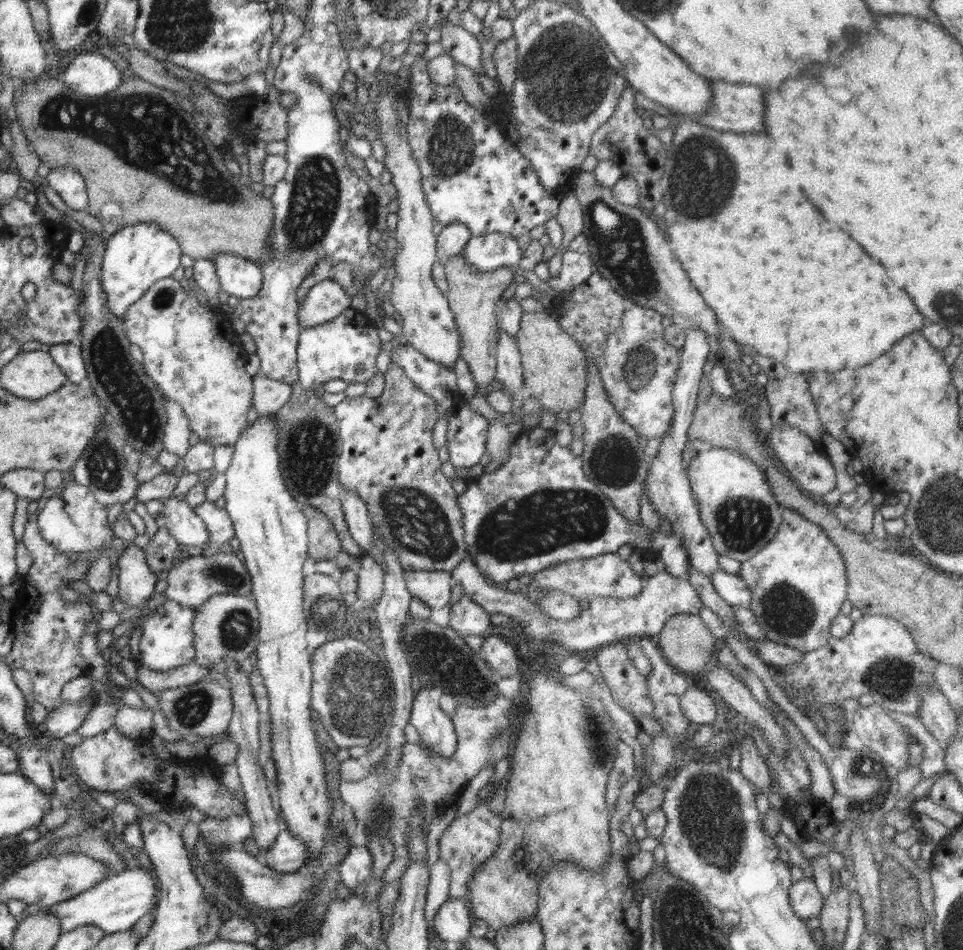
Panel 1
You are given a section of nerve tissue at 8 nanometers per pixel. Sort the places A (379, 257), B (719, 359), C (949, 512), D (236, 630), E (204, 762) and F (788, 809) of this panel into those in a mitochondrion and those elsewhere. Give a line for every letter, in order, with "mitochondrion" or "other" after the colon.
A: other
B: other
C: mitochondrion
D: mitochondrion
E: other
F: other

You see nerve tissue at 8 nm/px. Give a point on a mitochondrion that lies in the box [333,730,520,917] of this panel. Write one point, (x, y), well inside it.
(383, 811)

